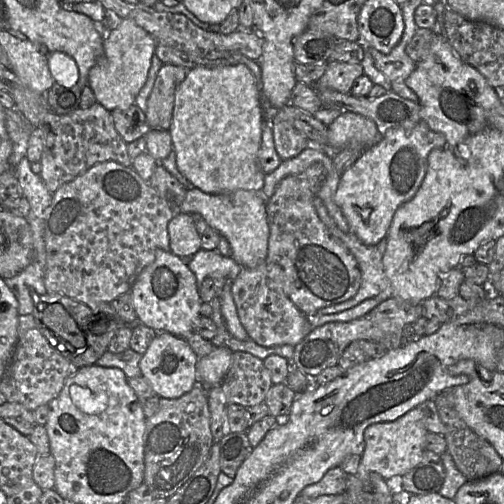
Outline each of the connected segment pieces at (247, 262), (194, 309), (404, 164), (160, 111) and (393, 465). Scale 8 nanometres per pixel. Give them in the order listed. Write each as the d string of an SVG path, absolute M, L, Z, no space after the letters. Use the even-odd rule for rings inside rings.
M199 189L188 190L180 213L197 213L210 228L218 231L231 248L231 258L242 268L252 269L265 262L268 251L269 225L266 217L266 197L262 190L237 190L232 194L207 194Z
M158 249L155 261L140 273L130 293L133 296L137 323L157 333L166 332L178 337L198 329L203 302L199 296L196 277L187 264L173 253Z
M425 123L412 128L396 127L388 129L374 146L363 150L358 159L341 176L334 201L346 218L350 231L364 244L372 246L387 237L396 210L411 200L425 177L429 153L436 148L445 148L446 138L432 130Z
M164 64L160 68L147 100L145 113L152 130L169 131L173 118L175 92L187 72L188 69L171 64Z
M421 406L411 409L394 421L369 425L364 431L365 448L361 455L357 477L367 484L369 474L376 472L385 480L397 481L421 462L427 433Z

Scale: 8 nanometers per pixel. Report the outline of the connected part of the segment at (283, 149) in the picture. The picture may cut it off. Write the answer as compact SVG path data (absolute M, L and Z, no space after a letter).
M271 121L274 144L281 160L298 156L309 147L309 139L286 121Z

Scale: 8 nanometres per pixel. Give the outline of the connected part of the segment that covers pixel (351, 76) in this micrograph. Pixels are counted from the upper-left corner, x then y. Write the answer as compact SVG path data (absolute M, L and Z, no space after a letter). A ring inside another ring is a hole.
M329 60L318 87L350 94L354 81L363 74L361 64Z

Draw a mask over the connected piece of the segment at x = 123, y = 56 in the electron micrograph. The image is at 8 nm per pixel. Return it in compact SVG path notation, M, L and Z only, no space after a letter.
M123 19L116 29L104 37L103 54L90 69L88 75L88 86L93 91L96 102L110 112L114 110L124 111L130 108L135 103L137 95L147 80L156 45L156 39L131 19Z

